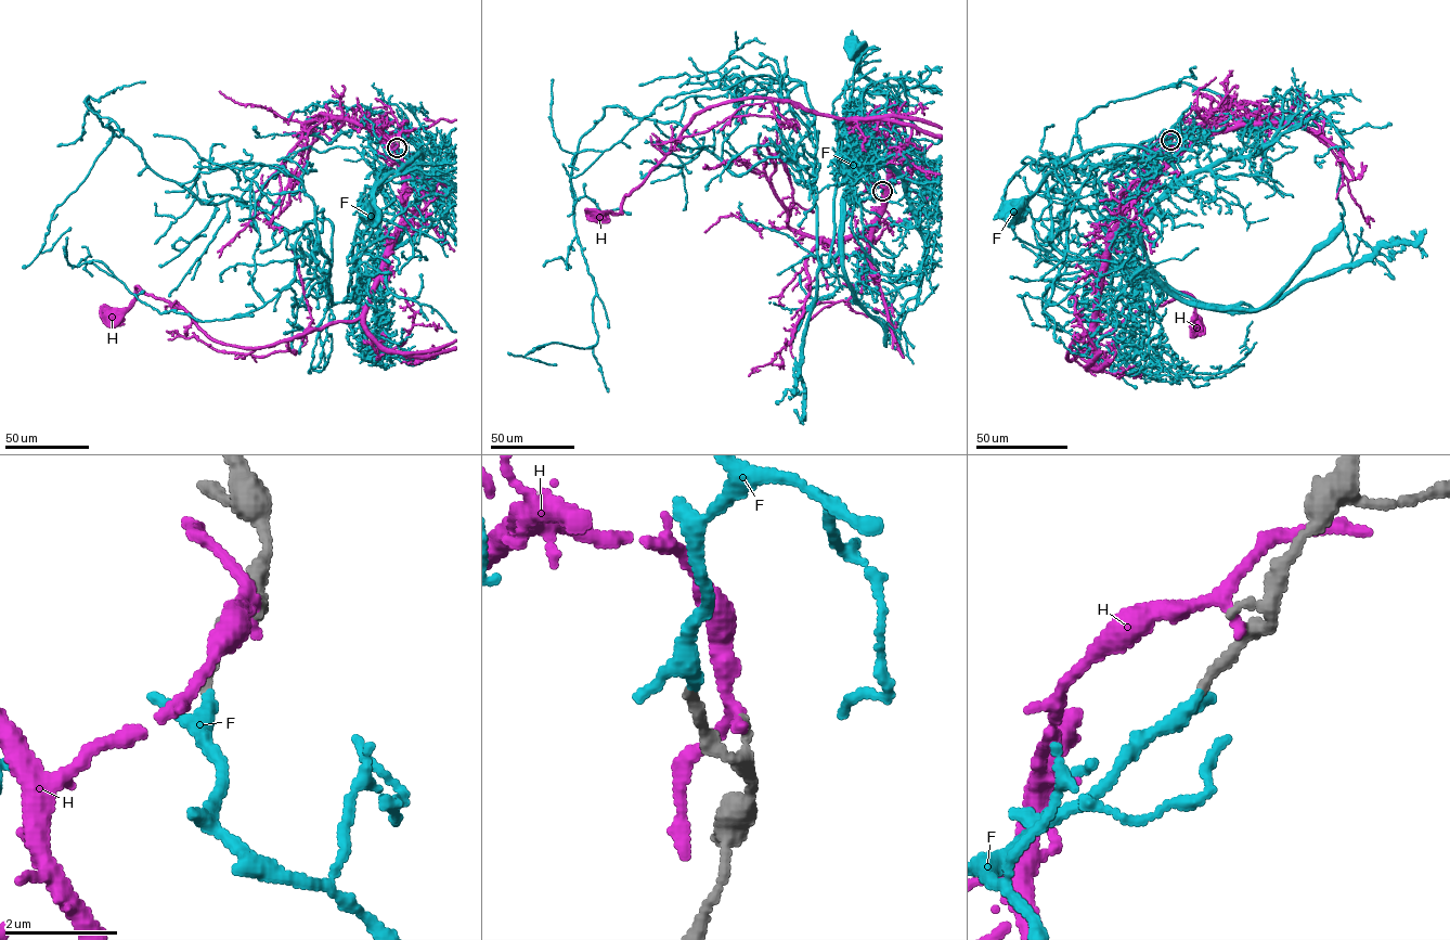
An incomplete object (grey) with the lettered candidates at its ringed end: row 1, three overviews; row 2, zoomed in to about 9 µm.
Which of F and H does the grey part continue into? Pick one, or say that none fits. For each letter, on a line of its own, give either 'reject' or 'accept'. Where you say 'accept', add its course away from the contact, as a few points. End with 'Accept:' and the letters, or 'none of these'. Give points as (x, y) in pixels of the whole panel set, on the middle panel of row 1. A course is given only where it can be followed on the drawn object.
F: accept | via (882, 191), (884, 185), (907, 176), (905, 126), (893, 105), (862, 73), (852, 47)
H: reject
Accept: F

